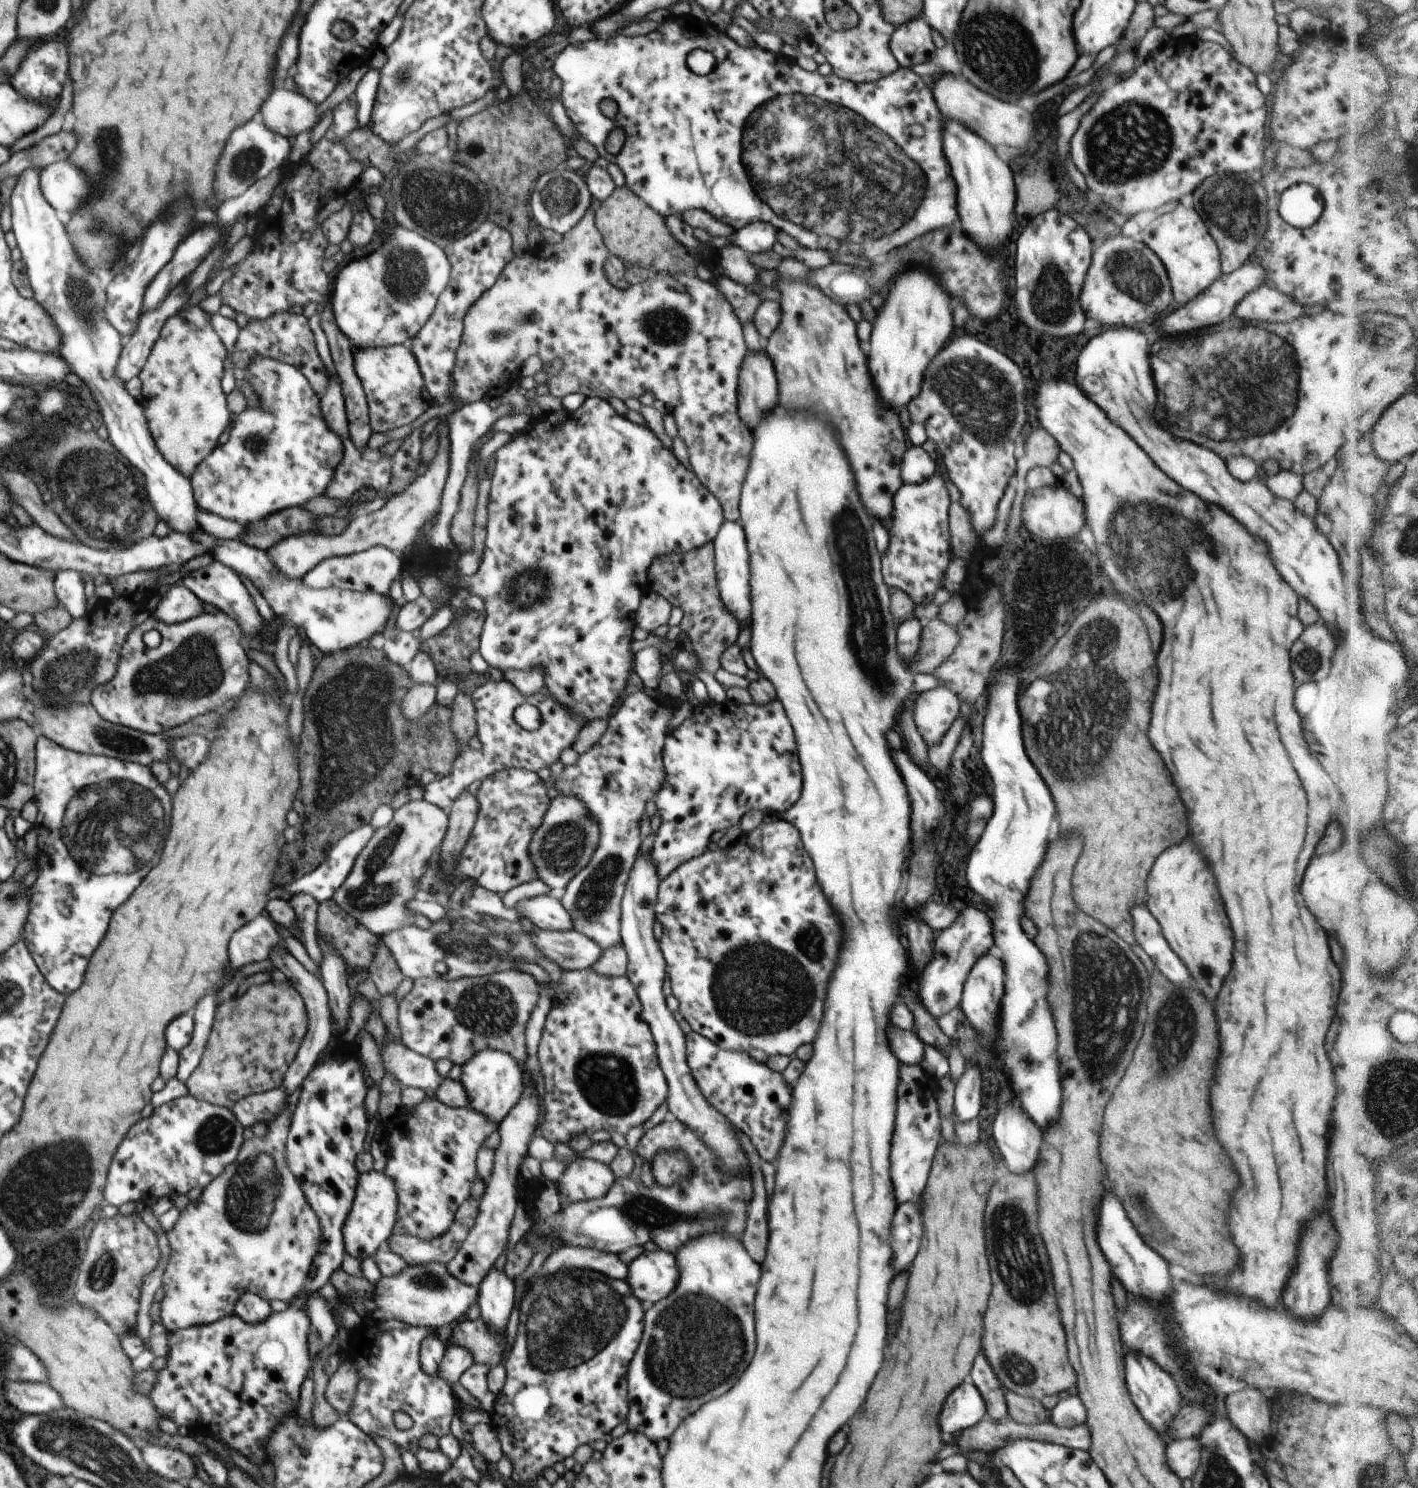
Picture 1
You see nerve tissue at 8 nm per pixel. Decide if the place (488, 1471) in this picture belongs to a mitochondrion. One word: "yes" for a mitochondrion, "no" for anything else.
no

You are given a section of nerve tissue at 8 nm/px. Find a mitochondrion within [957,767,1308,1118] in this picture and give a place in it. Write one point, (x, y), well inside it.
(1105, 1013)

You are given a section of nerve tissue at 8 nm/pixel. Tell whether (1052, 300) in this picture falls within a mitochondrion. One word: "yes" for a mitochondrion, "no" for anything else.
yes

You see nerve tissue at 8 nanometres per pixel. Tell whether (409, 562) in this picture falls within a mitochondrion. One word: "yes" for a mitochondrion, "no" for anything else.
no

